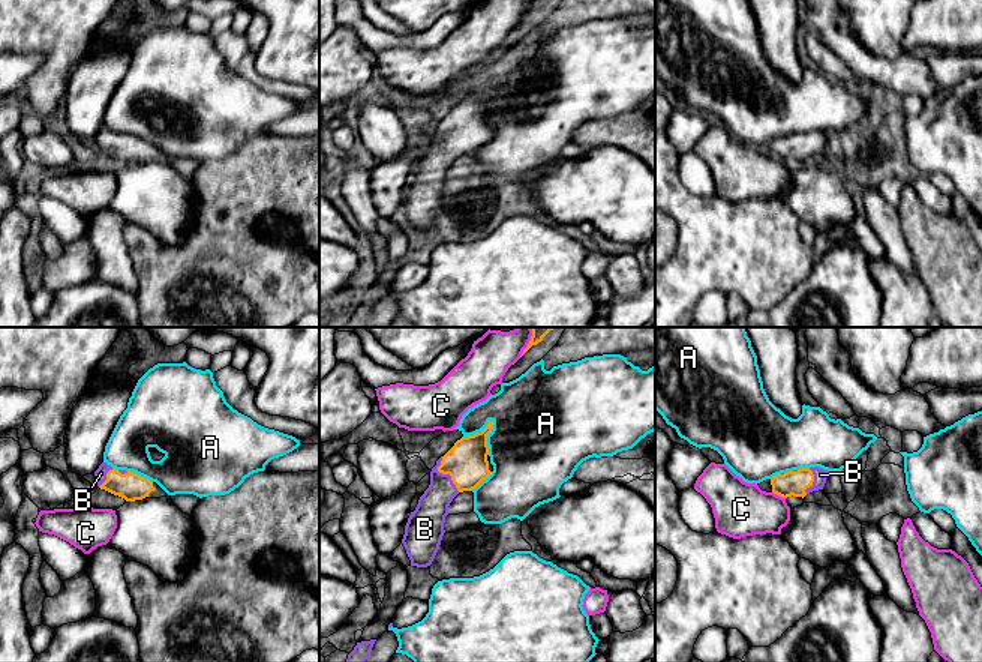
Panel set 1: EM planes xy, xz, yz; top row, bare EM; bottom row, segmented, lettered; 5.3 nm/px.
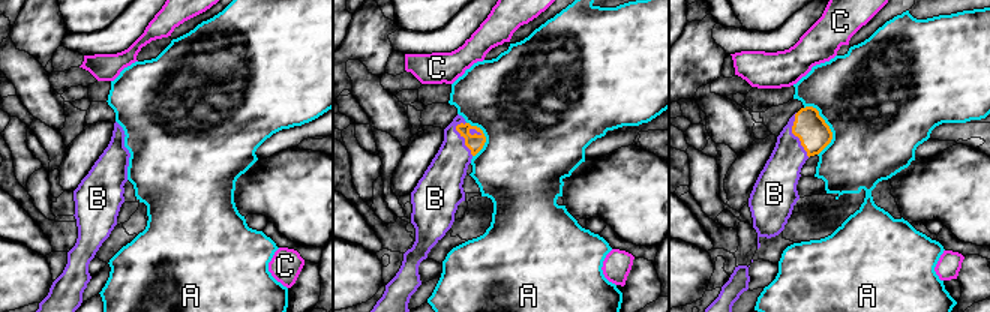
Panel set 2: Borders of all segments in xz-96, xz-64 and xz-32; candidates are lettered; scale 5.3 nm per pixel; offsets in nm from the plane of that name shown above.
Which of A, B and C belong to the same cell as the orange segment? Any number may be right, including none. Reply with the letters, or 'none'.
B

